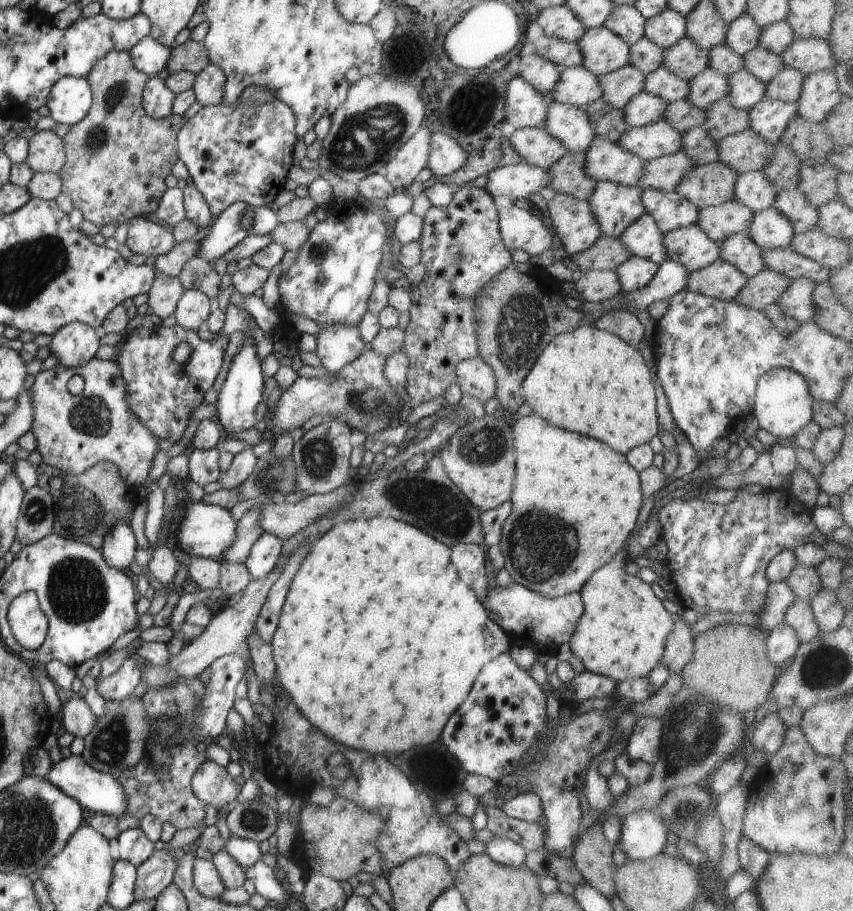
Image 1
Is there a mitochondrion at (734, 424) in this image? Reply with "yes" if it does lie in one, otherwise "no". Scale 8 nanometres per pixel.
no

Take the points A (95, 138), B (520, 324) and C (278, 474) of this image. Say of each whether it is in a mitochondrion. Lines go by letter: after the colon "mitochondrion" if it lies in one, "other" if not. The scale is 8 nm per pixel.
A: mitochondrion
B: mitochondrion
C: mitochondrion

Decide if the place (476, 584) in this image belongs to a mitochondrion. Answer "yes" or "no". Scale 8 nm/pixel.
no

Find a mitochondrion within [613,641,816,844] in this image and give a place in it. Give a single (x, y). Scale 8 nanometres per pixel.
(694, 729)

